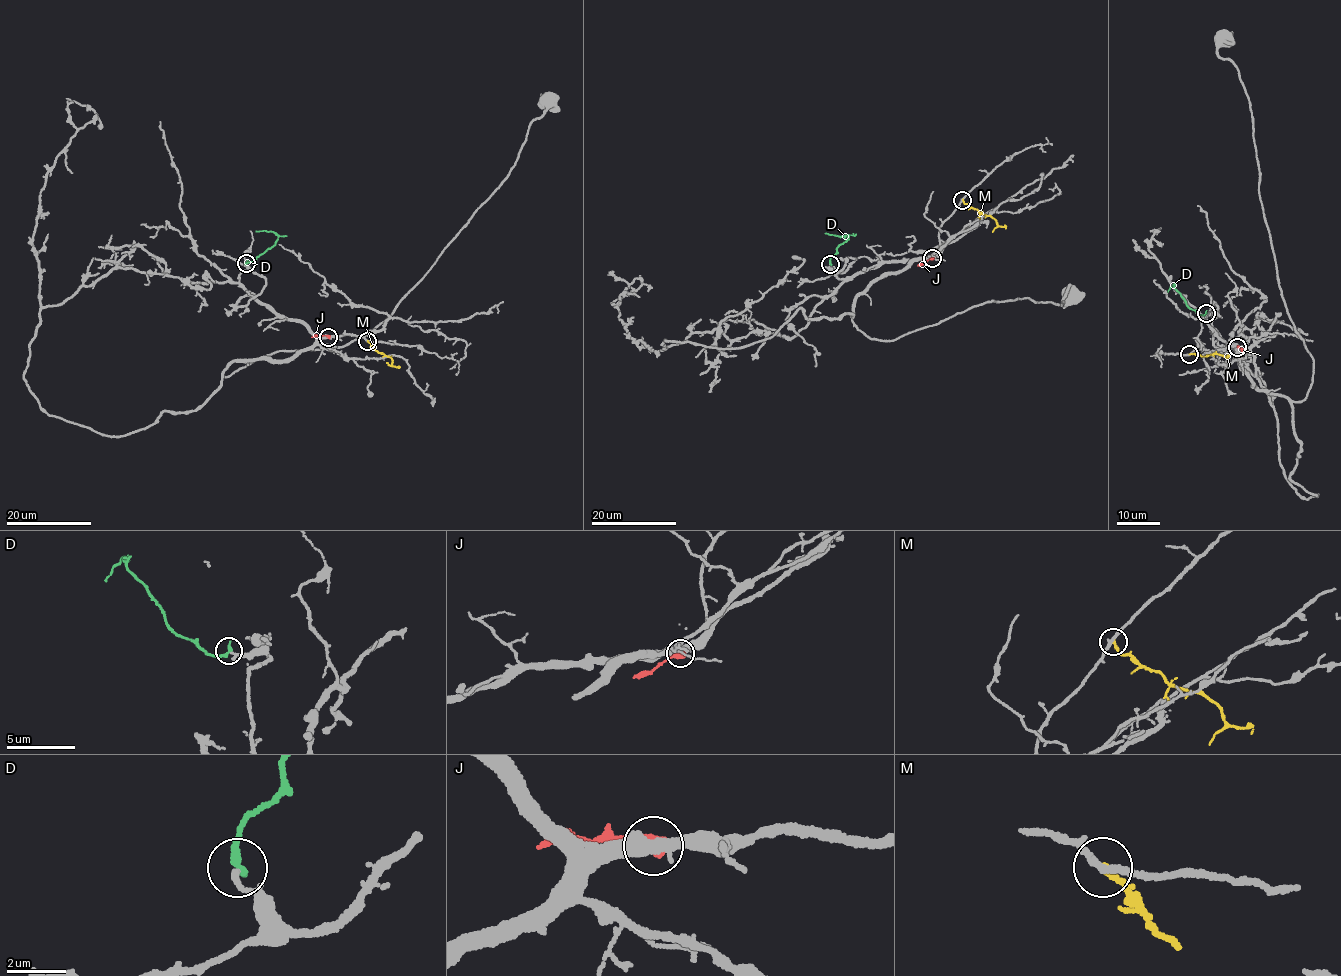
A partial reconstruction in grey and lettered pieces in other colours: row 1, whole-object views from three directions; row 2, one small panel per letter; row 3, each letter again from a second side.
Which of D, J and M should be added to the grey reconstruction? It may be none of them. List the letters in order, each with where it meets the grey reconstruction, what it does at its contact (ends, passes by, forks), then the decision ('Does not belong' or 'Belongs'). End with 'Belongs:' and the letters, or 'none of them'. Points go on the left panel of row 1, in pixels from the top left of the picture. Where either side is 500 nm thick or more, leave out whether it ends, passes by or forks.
D: Touches grey at (246, 263). It ends there. Belongs
J: Touches grey at (328, 337). It ends there. Does not belong
M: Touches grey at (367, 341). It ends there. Does not belong
Belongs: D

